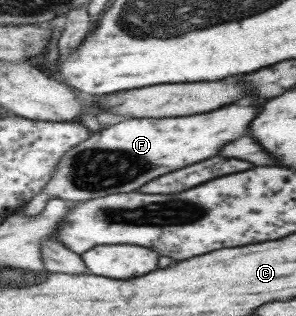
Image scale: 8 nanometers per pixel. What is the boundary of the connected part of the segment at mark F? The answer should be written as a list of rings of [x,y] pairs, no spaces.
[[[223,106],[209,114],[193,114],[183,118],[135,118],[115,124],[107,130],[92,133],[89,140],[69,150],[60,160],[56,176],[46,189],[26,206],[29,216],[46,210],[49,199],[62,198],[83,203],[121,192],[133,192],[161,174],[215,156],[223,144],[247,136],[249,122],[255,118],[253,106]]]

